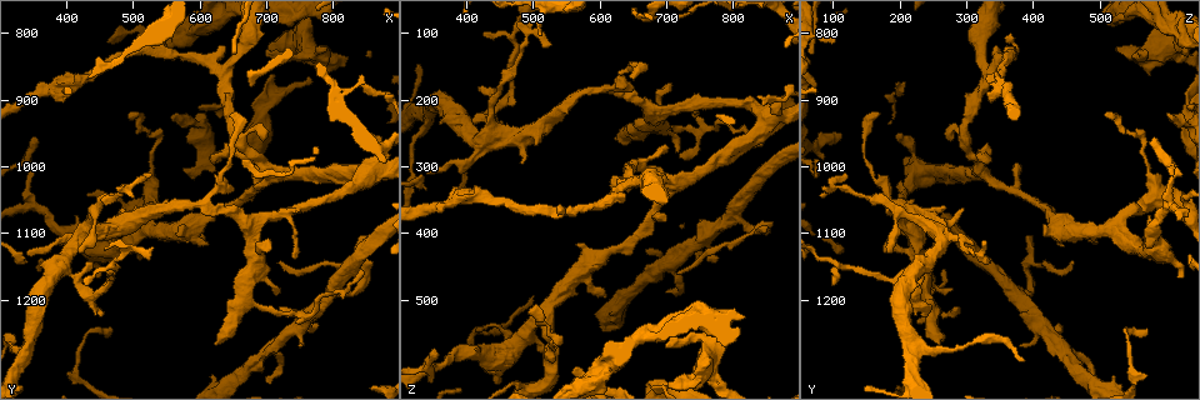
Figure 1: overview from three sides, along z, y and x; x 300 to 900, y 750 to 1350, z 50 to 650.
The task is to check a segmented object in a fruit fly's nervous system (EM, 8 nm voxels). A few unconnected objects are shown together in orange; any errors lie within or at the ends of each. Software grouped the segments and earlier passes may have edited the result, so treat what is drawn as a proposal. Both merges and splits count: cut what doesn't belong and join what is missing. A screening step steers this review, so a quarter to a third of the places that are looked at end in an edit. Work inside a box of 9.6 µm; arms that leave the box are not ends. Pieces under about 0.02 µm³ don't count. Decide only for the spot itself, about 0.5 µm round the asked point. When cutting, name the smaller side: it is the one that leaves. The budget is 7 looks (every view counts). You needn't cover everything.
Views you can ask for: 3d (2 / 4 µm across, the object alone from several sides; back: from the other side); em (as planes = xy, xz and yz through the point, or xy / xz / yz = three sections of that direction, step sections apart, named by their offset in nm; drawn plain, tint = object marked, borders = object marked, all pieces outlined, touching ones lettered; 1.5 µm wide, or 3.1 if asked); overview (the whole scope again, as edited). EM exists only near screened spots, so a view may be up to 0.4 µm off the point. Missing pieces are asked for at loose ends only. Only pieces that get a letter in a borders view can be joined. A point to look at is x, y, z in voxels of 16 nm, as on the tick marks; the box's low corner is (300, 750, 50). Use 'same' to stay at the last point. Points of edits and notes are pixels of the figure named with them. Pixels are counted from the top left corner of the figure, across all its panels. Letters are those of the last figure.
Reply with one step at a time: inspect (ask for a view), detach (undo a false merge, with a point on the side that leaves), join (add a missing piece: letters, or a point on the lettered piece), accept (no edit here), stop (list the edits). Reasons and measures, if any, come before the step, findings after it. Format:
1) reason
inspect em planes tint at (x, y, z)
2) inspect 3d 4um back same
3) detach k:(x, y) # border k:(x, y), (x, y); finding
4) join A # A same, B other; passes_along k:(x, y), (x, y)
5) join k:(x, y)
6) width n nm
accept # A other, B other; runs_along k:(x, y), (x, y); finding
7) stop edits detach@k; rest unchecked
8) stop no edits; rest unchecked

thin end
inspect em planes borders at (525, 1015, 115)

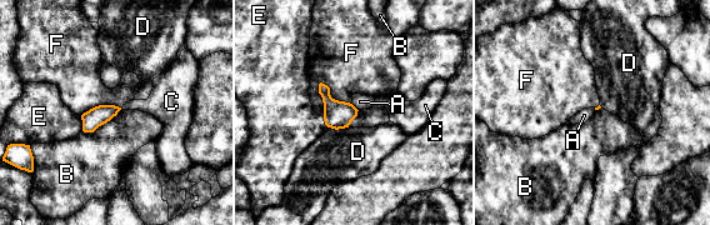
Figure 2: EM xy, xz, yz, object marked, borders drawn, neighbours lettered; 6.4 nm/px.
accept # A other, B other, C other, D other, E other, F other; border 2:(120, 109), (93, 131), (83, 131); none of them fits

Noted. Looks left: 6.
thin end
inspect 3d 4um back at (425, 1175, 100)

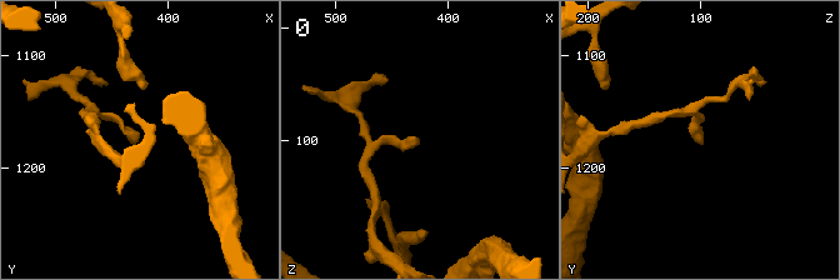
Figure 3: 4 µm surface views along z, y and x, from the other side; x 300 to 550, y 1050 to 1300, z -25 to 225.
inspect em xy step 8 borders at (430, 1178, 98)

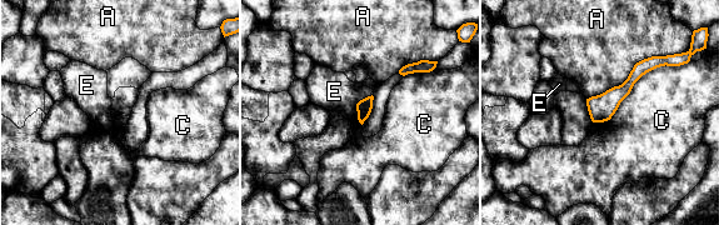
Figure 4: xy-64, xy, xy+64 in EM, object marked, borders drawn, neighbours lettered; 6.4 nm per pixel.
inspect em planes borders same

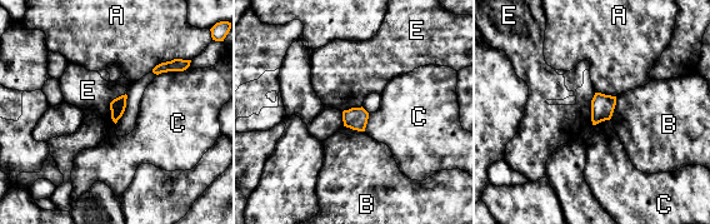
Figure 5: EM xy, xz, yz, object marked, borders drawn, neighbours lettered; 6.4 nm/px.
width 100 nm
accept # A other, B other, C other, E other; border 5:(125, 94), (110, 103), (114, 123); none of them fits

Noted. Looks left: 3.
free end
inspect 3d 4um at (700, 830, 575)

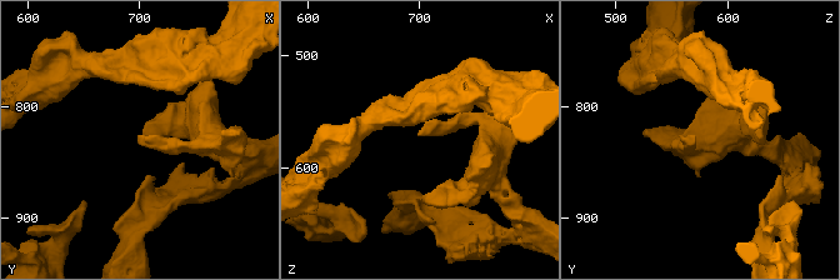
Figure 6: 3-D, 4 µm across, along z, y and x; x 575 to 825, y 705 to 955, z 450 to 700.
inspect em planes borders at (700, 828, 570)

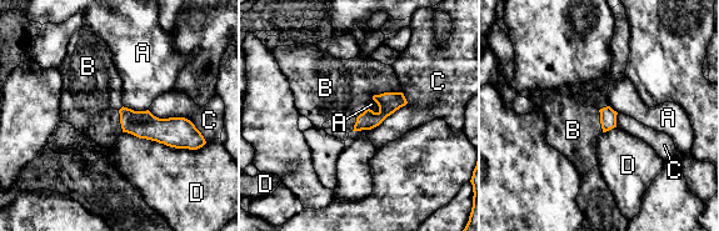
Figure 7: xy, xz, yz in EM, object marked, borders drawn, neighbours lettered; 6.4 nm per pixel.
longest_contact D 500 nm
join B # A other, B same, C other, D other; passes_along 7:(388, 103), (387, 93), (349, 84); it goes on there

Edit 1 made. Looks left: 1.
stop edits join@7; rest unchecked

